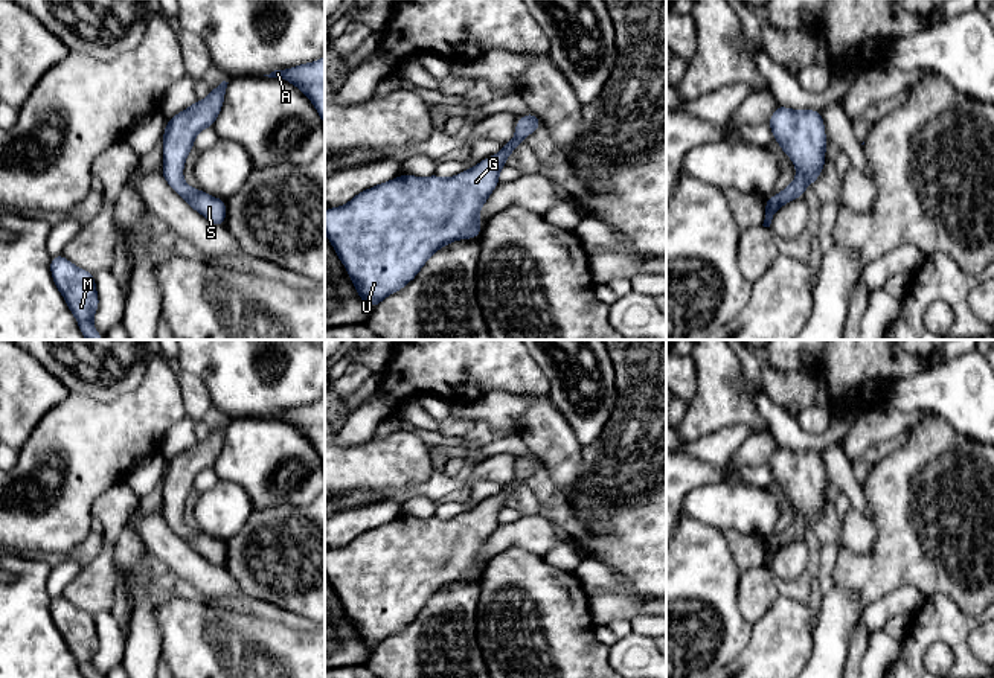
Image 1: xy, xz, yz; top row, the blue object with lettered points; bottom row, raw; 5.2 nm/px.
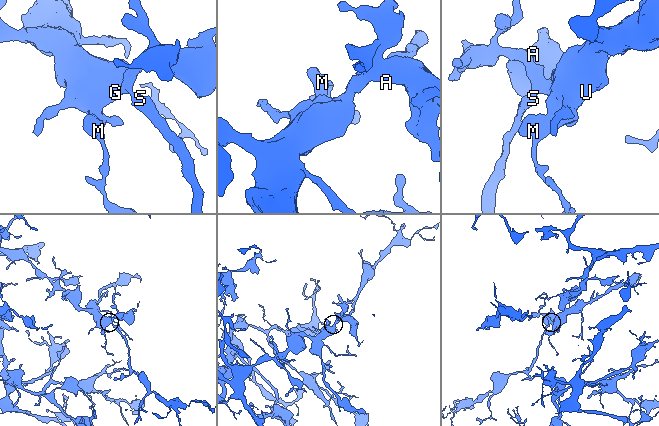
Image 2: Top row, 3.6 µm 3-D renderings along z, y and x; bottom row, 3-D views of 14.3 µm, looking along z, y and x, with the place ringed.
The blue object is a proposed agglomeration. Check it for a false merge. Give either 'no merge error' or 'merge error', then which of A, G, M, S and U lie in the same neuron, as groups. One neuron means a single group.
no merge error; A G M S U

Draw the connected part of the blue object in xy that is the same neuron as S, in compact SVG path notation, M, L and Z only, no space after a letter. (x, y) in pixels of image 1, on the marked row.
M226 81L212 88L203 101L195 101L191 107L166 120L166 130L162 137L163 143L163 169L165 181L200 215L215 225L226 225L226 200L210 197L200 189L184 183L183 166L186 157L194 148L197 134L212 126L223 108L226 98Z

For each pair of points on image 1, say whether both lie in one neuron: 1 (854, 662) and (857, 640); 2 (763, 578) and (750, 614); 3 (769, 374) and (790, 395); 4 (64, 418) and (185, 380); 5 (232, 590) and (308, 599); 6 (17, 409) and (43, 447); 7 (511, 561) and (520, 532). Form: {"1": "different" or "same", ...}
{"1": "same", "2": "same", "3": "same", "4": "different", "5": "different", "6": "different", "7": "different"}

